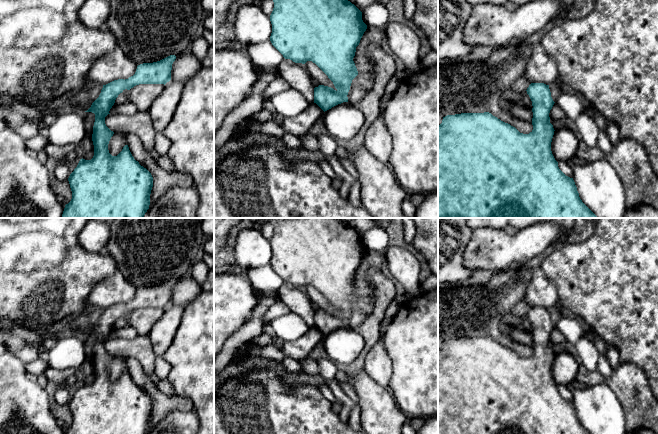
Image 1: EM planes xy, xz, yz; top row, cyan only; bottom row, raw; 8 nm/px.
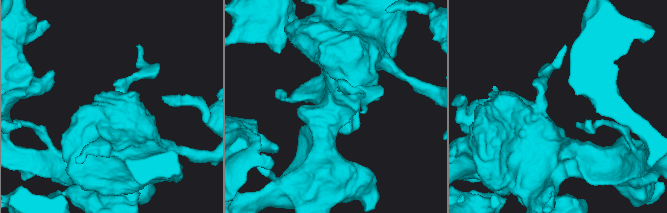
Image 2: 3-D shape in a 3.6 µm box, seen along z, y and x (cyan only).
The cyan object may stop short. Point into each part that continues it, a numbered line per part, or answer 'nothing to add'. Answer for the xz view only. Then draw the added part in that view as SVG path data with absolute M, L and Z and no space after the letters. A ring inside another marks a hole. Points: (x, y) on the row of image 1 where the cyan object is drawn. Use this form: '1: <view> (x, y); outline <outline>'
nothing to add

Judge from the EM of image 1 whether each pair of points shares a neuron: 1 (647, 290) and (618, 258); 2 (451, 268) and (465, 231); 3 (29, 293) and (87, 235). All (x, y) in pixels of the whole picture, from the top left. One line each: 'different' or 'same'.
1: same
2: same
3: different

